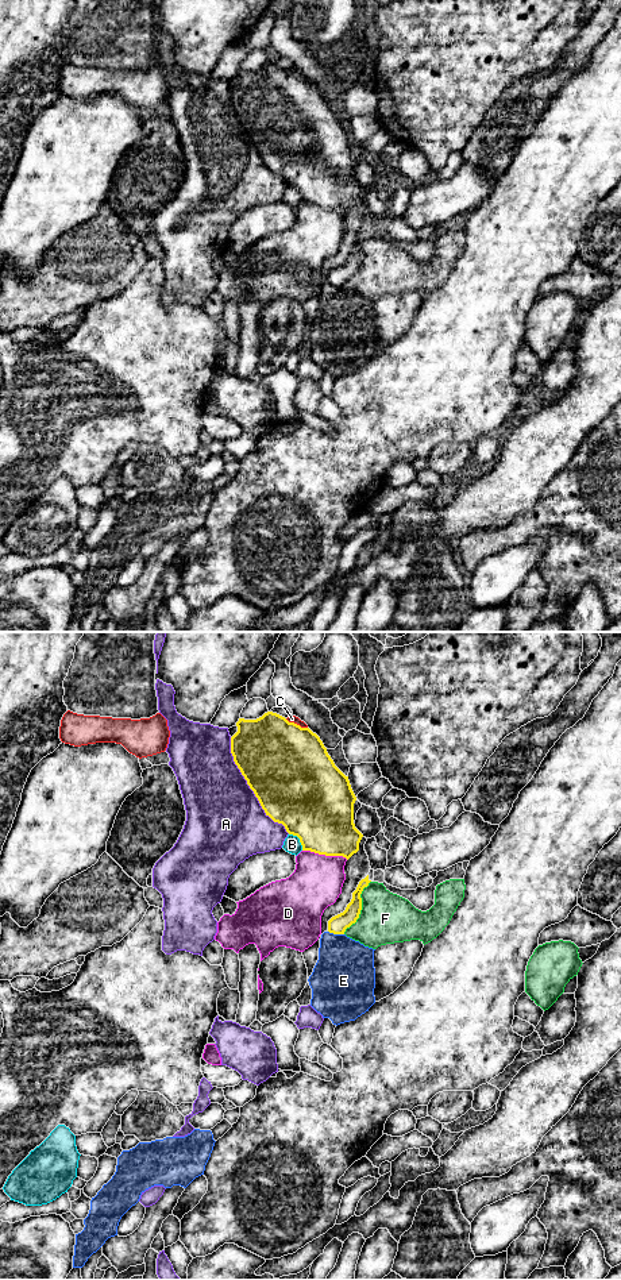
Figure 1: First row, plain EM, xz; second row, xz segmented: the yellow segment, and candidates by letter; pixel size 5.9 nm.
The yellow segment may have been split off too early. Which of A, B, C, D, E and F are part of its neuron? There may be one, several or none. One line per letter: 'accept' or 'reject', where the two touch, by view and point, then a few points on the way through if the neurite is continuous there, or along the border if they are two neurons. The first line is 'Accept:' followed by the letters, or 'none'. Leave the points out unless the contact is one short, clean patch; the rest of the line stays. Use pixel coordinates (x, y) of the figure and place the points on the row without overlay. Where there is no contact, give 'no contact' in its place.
Accept: none
A: reject; contact xz (250, 139)
B: reject; contact xz (300, 192)
C: reject; contact xz (296, 76)
D: reject; contact xz (326, 207)
E: reject; contact xz (336, 285); border xz (328, 282), (343, 286)
F: reject; contact xz (361, 259)

